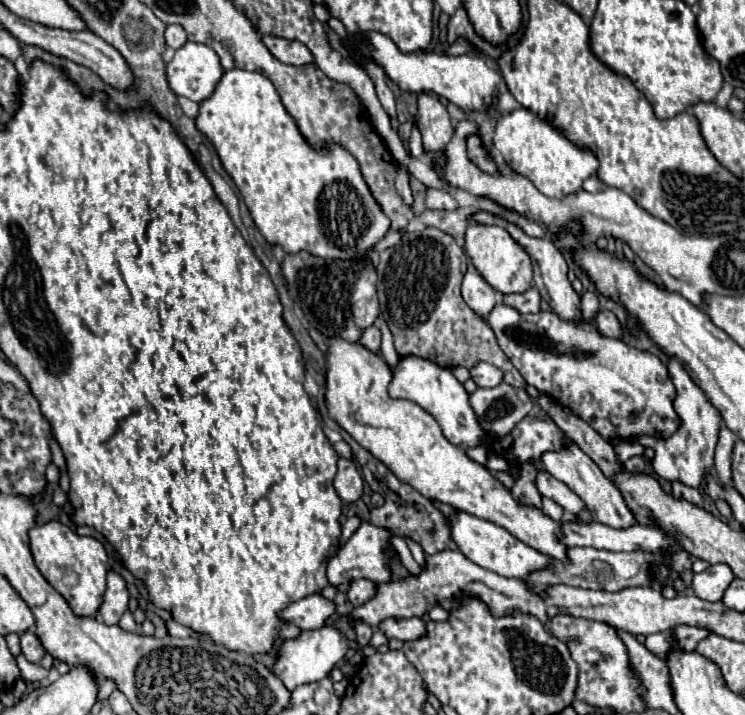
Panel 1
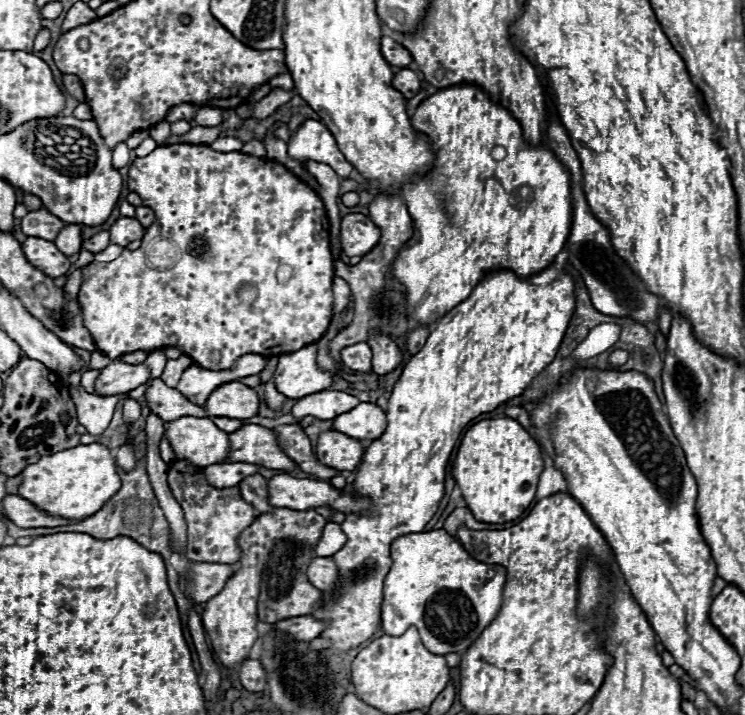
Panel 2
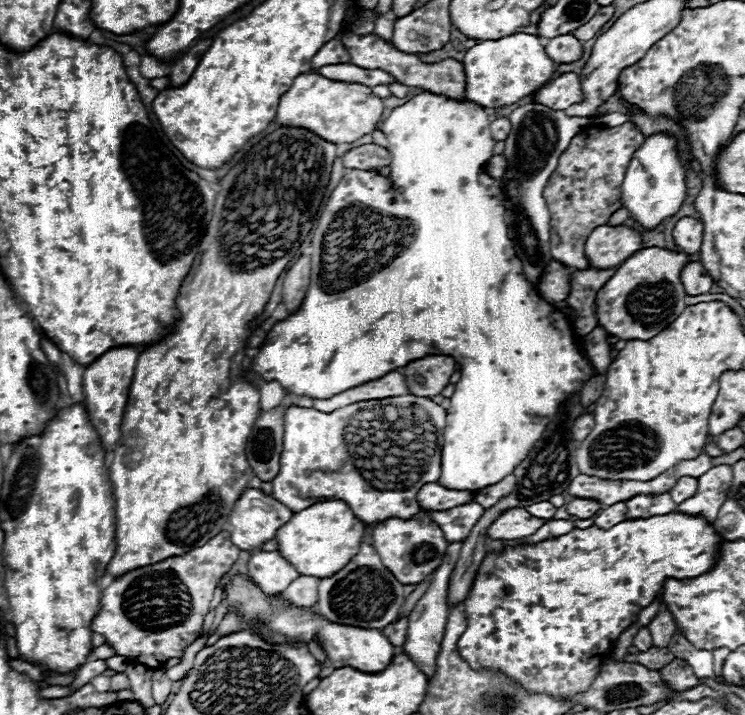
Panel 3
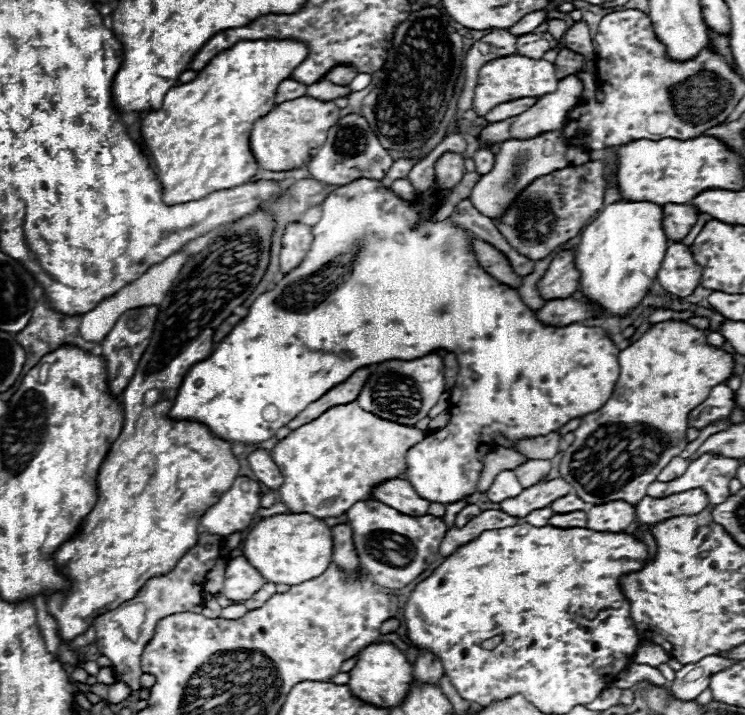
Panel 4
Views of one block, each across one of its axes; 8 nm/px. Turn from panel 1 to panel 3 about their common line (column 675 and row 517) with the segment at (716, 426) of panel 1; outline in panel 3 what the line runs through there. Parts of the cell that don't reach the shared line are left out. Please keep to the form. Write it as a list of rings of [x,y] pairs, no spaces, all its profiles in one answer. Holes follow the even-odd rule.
[[[412,396],[412,402],[422,410],[414,406],[390,406],[388,398],[356,402],[330,414],[312,408],[288,408],[284,416],[280,474],[272,480],[272,498],[292,512],[300,512],[320,500],[342,500],[368,524],[388,516],[410,518],[420,512],[416,492],[422,484],[436,482],[440,476],[438,442],[442,440],[446,410],[430,398]],[[424,410],[428,410],[428,414]],[[416,442],[424,442],[424,446],[412,454],[412,462],[420,466],[420,474],[414,474],[412,464],[406,464],[406,446],[410,444],[412,452]],[[360,474],[364,474],[364,478]],[[368,482],[372,482],[372,486]],[[473,501],[444,510],[444,514],[432,514],[432,512],[428,512],[428,514],[444,530],[448,542],[462,542],[474,528],[474,524],[482,518],[484,508]]]

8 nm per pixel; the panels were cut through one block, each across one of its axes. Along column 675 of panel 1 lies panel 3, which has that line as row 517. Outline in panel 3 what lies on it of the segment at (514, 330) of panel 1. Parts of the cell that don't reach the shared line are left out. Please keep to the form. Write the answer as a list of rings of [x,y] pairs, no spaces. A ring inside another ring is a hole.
[[[420,512],[408,520],[386,518],[384,522],[376,522],[372,530],[372,546],[400,584],[418,584],[440,566],[448,548],[448,540],[432,516]]]

